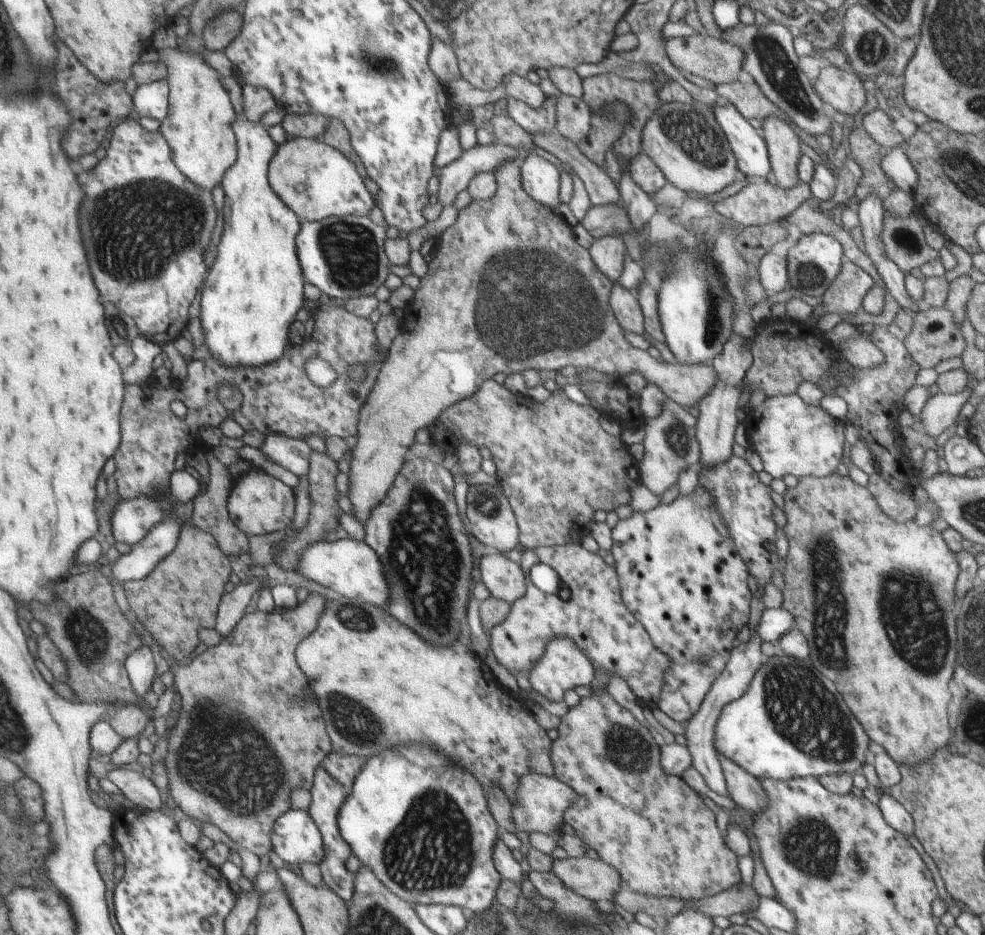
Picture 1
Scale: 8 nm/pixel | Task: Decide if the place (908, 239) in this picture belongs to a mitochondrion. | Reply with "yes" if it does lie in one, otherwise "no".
yes

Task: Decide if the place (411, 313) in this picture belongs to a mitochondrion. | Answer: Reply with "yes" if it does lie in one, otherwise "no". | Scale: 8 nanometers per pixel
no

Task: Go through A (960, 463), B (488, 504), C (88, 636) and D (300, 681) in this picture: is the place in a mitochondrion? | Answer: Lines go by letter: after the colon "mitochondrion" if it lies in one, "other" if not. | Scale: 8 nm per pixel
A: other
B: mitochondrion
C: mitochondrion
D: other

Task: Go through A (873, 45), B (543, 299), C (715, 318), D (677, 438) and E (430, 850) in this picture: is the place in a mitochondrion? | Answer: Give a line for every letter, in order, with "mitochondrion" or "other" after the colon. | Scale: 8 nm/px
A: mitochondrion
B: mitochondrion
C: mitochondrion
D: mitochondrion
E: mitochondrion

